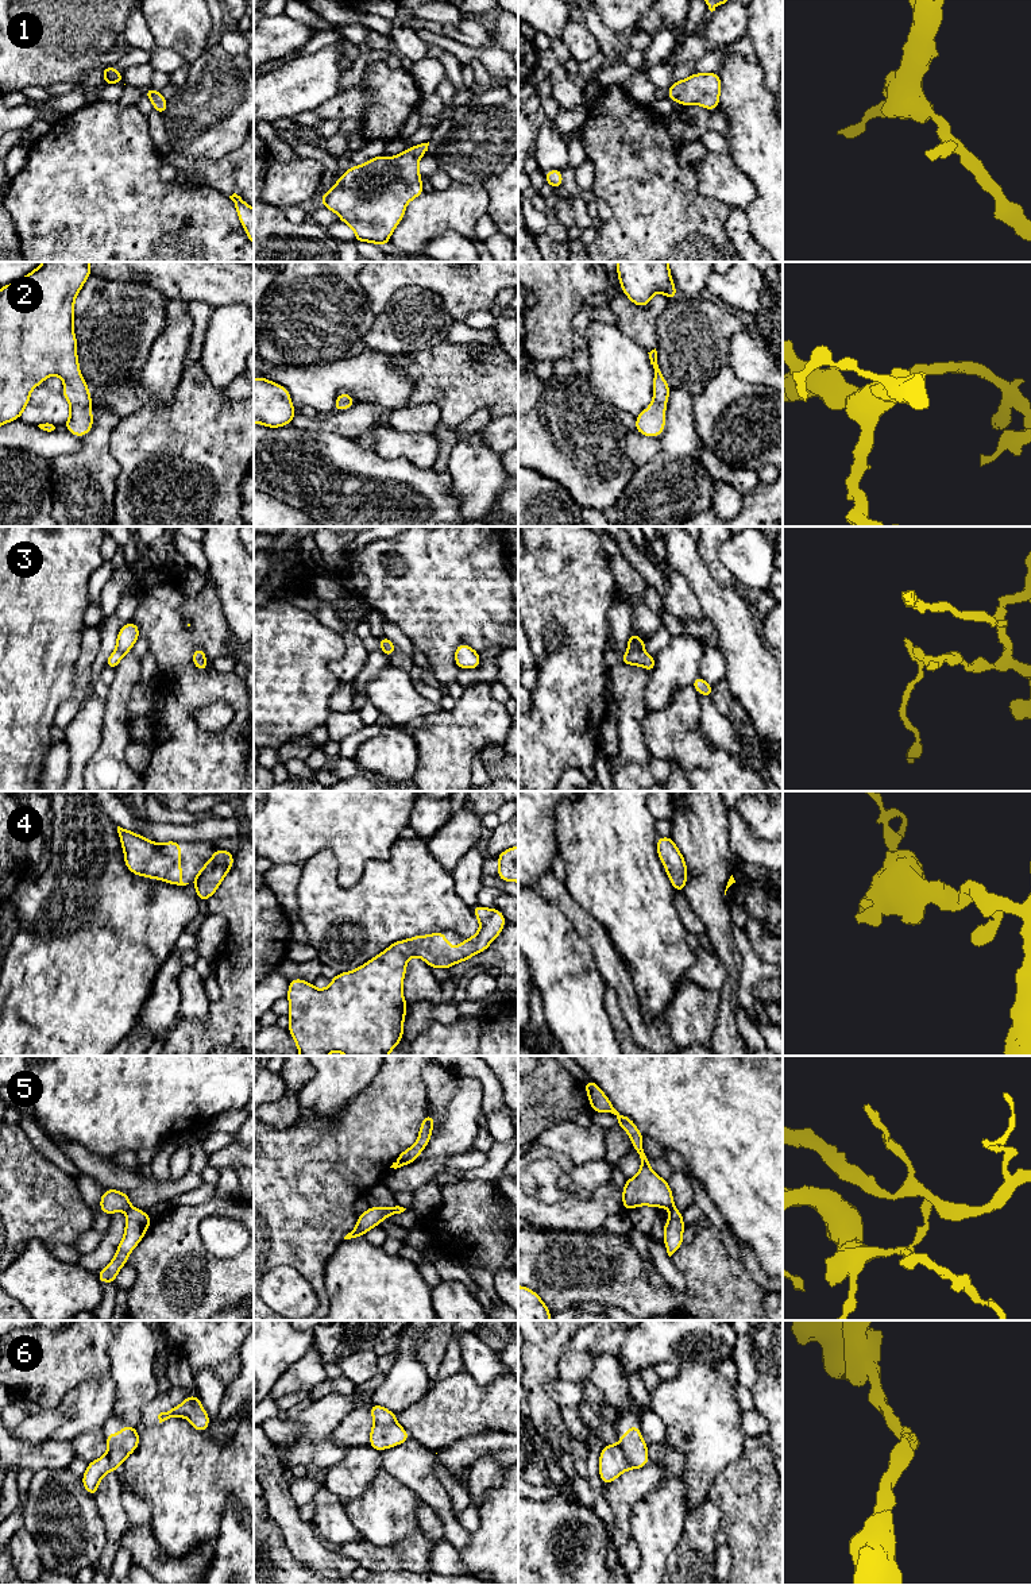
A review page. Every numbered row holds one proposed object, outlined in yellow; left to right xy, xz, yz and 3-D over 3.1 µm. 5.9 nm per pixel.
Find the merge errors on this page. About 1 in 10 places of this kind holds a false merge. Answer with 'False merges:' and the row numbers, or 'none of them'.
False merges: 3, 5

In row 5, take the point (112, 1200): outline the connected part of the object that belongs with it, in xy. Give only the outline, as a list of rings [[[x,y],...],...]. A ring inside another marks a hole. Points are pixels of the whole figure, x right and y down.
[[[105,1189],[100,1199],[100,1210],[111,1215],[117,1211],[127,1211],[131,1208],[130,1198],[127,1193],[116,1189]]]

